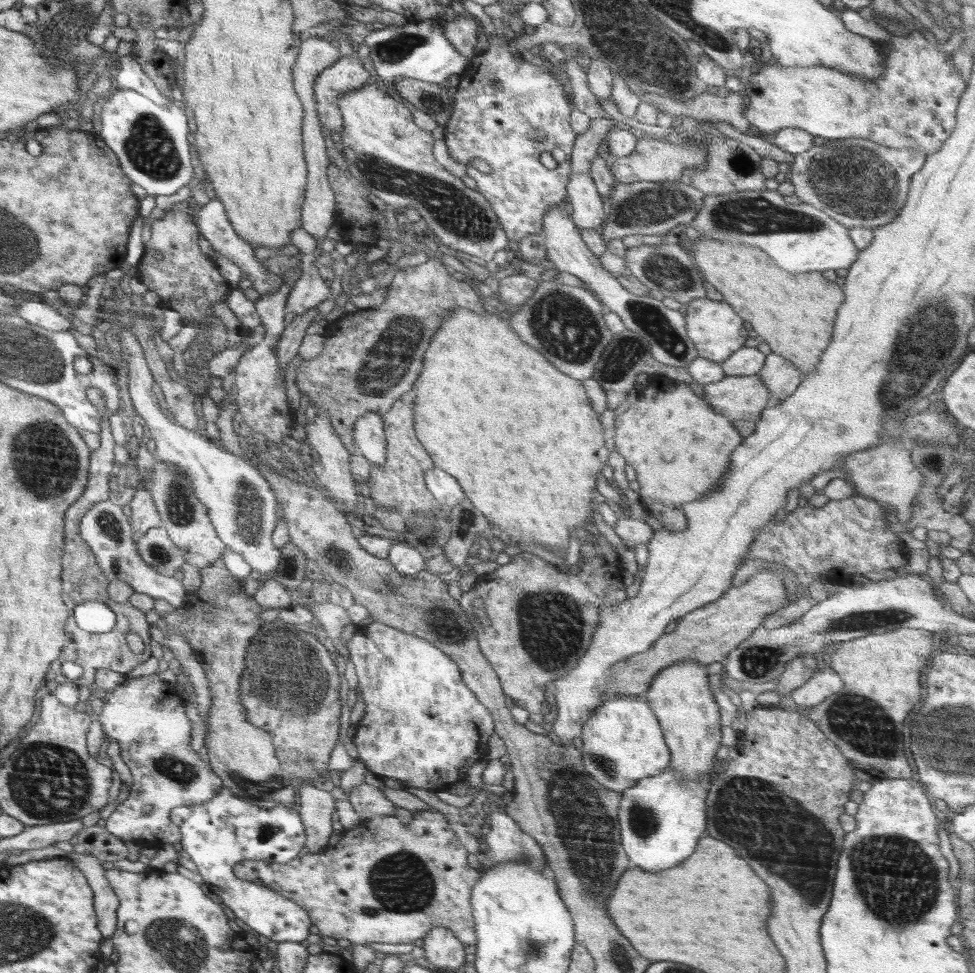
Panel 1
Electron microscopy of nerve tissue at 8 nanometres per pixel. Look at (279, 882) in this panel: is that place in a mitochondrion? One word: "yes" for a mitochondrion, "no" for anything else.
no

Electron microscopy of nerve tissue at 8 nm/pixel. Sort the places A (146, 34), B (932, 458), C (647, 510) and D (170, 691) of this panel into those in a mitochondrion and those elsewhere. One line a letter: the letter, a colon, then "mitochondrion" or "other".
A: other
B: mitochondrion
C: other
D: other

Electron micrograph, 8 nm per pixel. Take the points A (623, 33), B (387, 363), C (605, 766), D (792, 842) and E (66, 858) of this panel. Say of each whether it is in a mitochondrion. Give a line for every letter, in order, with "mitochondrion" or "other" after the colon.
A: mitochondrion
B: mitochondrion
C: mitochondrion
D: mitochondrion
E: other

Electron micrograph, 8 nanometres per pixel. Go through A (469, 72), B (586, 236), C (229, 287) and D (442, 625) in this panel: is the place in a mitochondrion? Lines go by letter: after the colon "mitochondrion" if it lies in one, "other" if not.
A: other
B: other
C: other
D: mitochondrion

